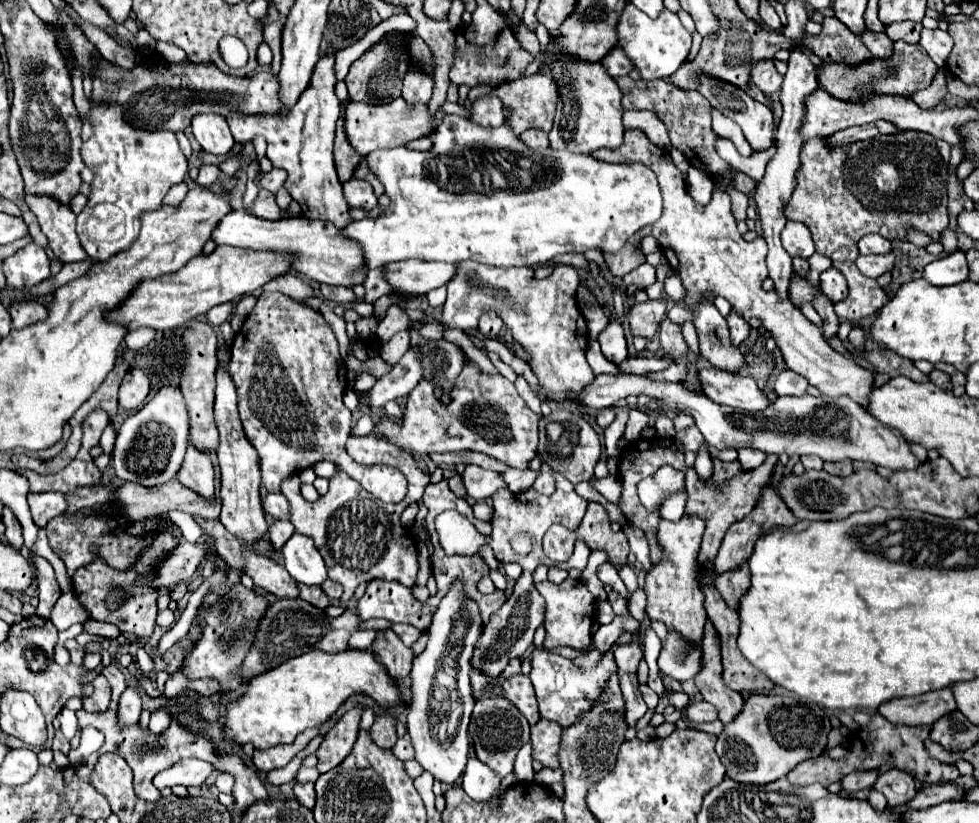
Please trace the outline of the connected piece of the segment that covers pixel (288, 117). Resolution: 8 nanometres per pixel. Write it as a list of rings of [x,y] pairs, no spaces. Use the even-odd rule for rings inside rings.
[[[325,55],[317,61],[311,85],[301,93],[299,101],[287,113],[273,115],[245,115],[231,111],[225,115],[231,133],[237,143],[253,141],[257,135],[267,141],[267,157],[273,167],[281,167],[287,171],[287,191],[301,205],[303,217],[307,219],[323,219],[331,221],[337,227],[347,225],[351,219],[347,215],[349,205],[343,197],[341,183],[335,173],[333,163],[333,139],[335,139],[335,123],[341,115],[341,101],[335,95],[335,57]]]

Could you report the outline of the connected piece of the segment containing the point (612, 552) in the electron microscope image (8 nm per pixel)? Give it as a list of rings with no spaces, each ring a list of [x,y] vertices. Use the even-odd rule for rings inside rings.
[[[589,501],[587,513],[579,525],[577,539],[585,541],[591,551],[603,549],[607,553],[607,561],[613,567],[623,567],[627,565],[627,555],[629,555],[629,545],[627,537],[623,531],[613,531],[609,525],[609,513],[601,503]]]

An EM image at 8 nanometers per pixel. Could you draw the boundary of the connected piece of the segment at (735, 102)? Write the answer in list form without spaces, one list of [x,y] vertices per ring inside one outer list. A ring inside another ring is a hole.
[[[699,73],[697,79],[697,91],[715,107],[719,109],[725,117],[731,117],[741,129],[743,129],[743,135],[747,137],[747,141],[751,143],[751,147],[755,151],[765,151],[773,145],[773,113],[771,109],[765,105],[765,103],[759,103],[755,101],[753,97],[749,97],[741,87],[733,85],[733,83],[727,83],[723,79],[717,79],[717,77],[711,77],[707,73]]]

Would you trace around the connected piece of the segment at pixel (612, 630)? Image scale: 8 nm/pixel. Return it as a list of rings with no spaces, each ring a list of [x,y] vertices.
[[[615,617],[613,623],[601,625],[601,627],[597,629],[597,633],[593,635],[593,647],[595,647],[597,651],[601,651],[601,653],[603,653],[603,651],[609,651],[609,647],[615,643],[615,639],[621,635],[623,629],[637,631],[637,629],[639,629],[639,623],[637,623],[633,617],[629,617],[627,621],[623,621],[623,617]]]

